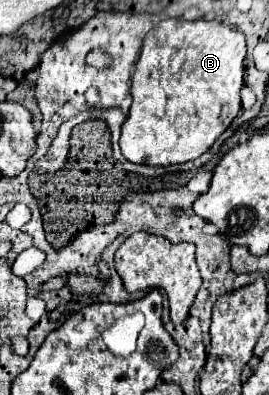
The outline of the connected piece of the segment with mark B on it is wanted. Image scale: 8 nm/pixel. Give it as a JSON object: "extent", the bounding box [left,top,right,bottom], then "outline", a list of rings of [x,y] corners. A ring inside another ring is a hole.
{"extent":[120,18,246,166],"outline":[[[170,18],[170,20],[162,20],[158,26],[154,26],[144,38],[144,46],[142,46],[142,52],[140,52],[140,58],[136,64],[136,72],[132,76],[132,90],[130,90],[132,92],[132,106],[130,106],[128,120],[122,124],[122,136],[120,136],[120,150],[122,150],[124,158],[128,162],[134,162],[134,164],[170,166],[170,164],[182,164],[182,162],[188,162],[188,160],[202,156],[240,112],[240,88],[244,86],[244,58],[246,58],[244,34],[228,24],[222,24],[216,20],[214,22],[206,22],[206,20],[186,22],[180,18]]]}

